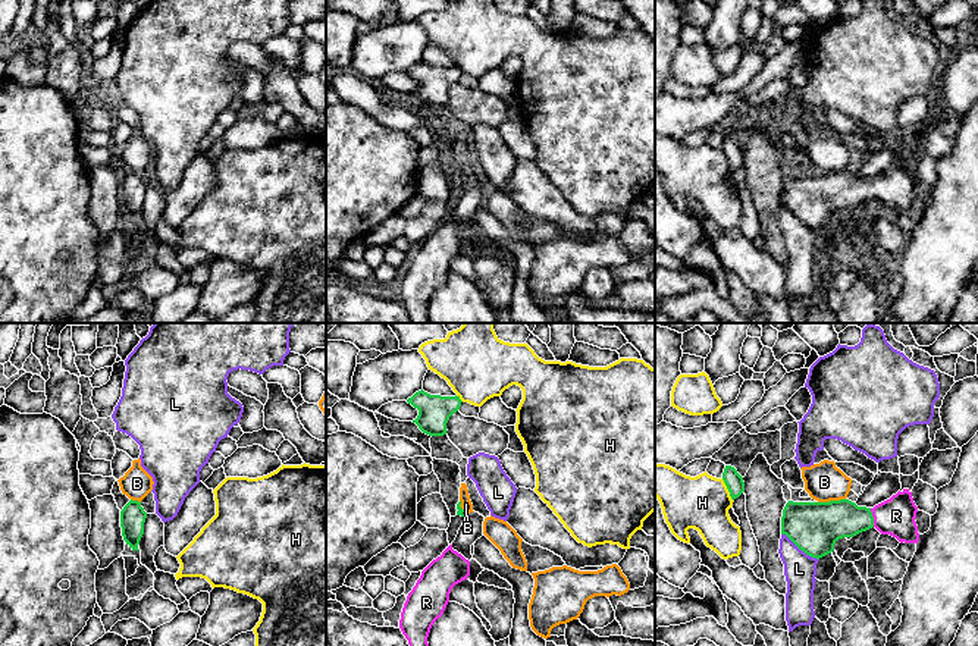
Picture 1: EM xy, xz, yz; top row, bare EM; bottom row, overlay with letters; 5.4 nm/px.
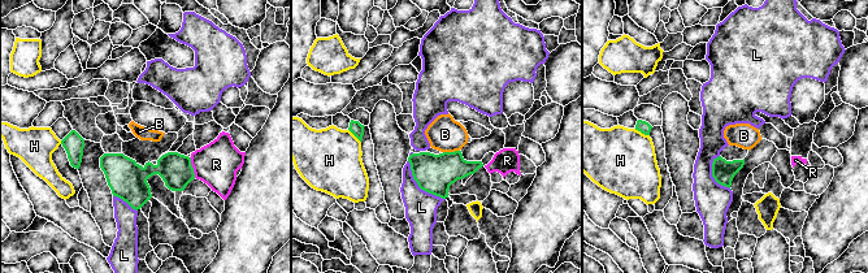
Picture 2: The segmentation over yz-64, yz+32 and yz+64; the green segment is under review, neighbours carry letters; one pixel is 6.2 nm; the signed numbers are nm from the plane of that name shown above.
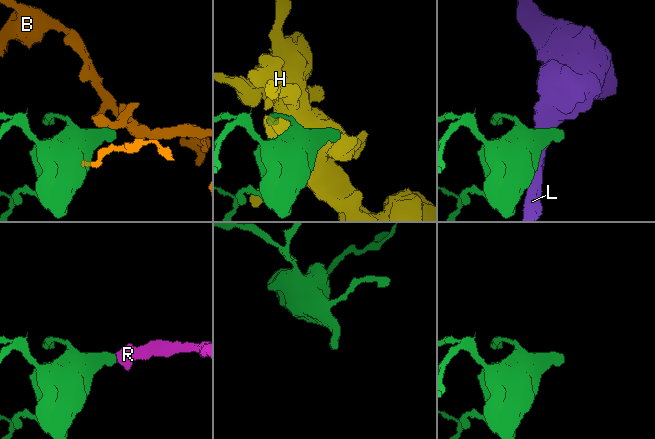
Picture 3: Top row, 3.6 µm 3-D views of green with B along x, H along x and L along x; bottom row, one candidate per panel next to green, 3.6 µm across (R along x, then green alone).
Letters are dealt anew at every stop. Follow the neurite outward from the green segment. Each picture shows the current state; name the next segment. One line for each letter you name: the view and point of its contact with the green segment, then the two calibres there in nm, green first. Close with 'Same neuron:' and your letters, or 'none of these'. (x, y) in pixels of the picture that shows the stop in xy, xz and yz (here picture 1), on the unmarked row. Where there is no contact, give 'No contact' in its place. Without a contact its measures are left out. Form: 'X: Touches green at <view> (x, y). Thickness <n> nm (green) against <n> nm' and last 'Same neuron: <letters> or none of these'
R: Touches green at yz (873, 188). Thickness 220 nm (green) against 200 nm
Same neuron: R

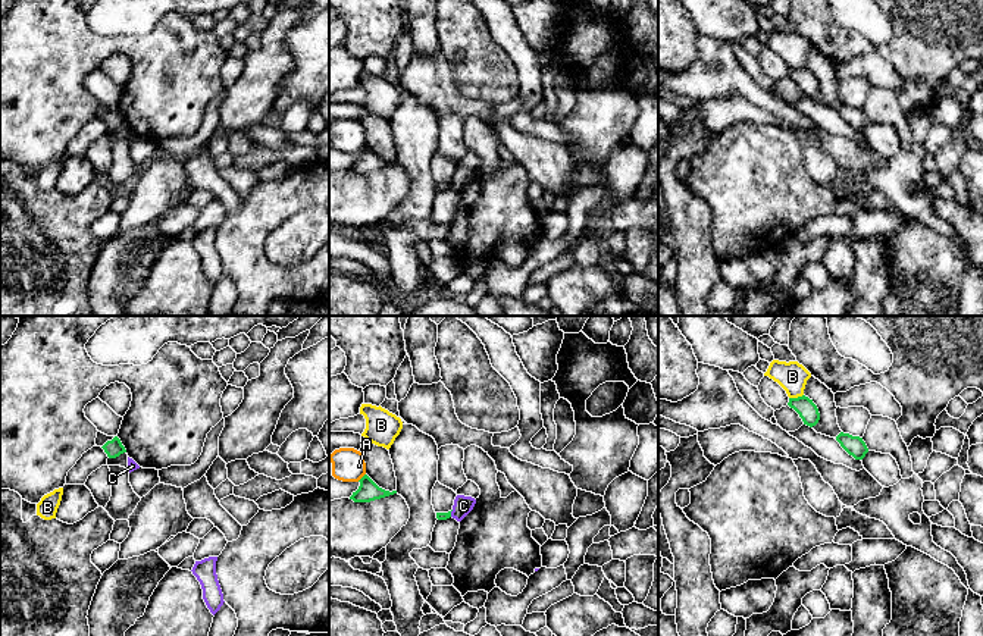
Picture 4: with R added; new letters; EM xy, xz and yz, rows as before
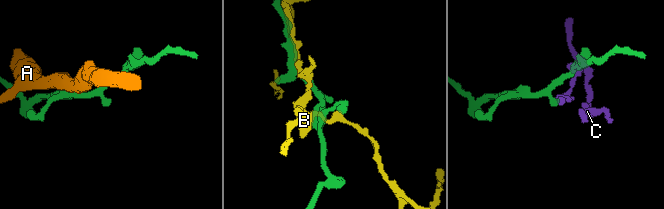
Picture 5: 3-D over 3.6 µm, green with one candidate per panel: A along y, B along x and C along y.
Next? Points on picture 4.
Same neuron: none of these

